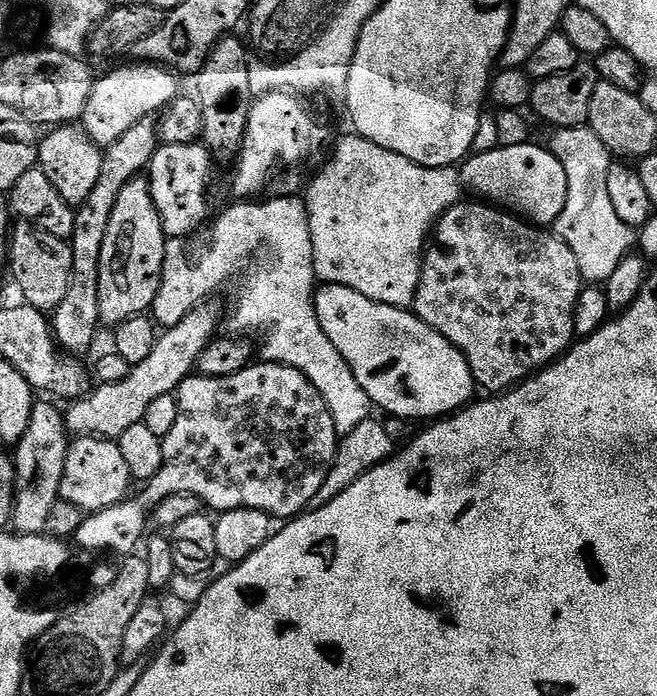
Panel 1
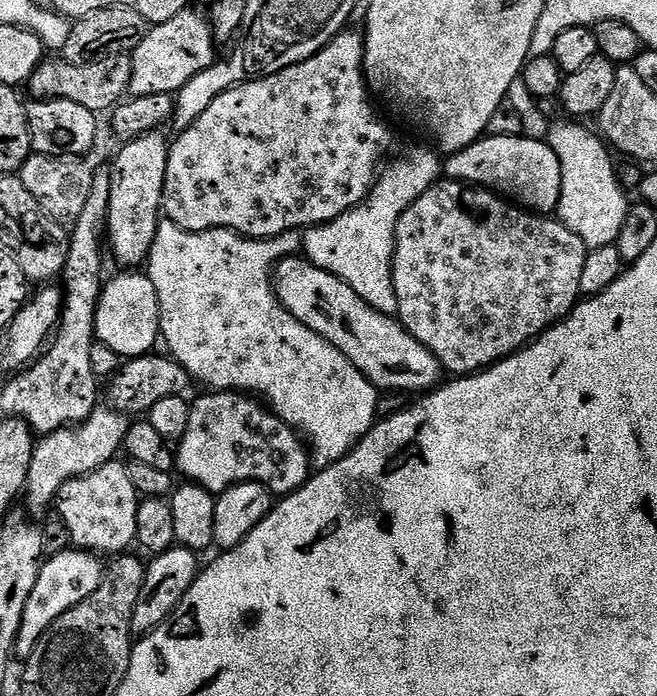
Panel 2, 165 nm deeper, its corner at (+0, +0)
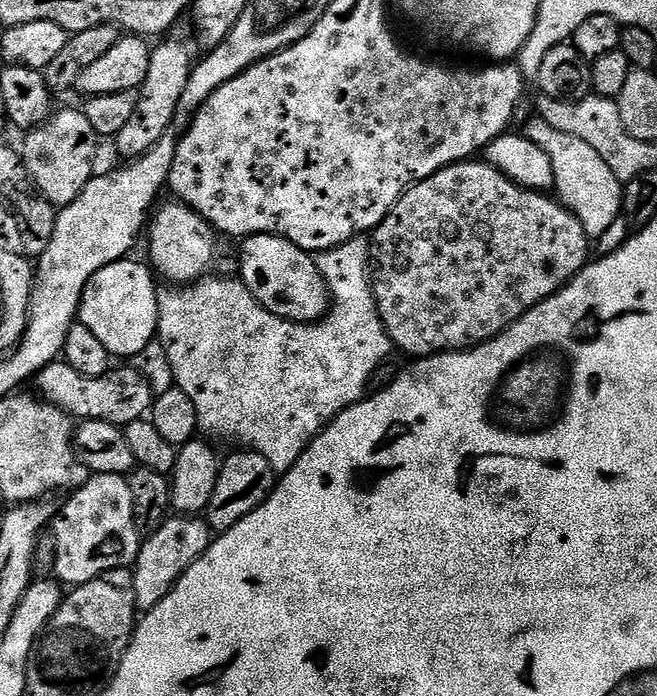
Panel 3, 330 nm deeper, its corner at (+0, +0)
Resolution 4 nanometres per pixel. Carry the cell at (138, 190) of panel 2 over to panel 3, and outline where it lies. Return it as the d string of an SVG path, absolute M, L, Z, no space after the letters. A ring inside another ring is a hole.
M168 40L152 48L150 70L138 89L134 114L130 114L130 122L126 122L126 126L122 126L122 130L114 137L114 144L125 156L125 161L131 162L146 155L163 136L169 135L171 128L168 127L172 120L177 119L176 107L180 104L182 90L186 90L186 82L198 60L197 49L193 48L184 40Z

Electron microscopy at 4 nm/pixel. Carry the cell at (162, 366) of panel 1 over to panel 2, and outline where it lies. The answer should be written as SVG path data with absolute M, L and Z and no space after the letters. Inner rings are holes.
M97 406L80 424L41 435L35 441L36 449L30 458L30 474L22 493L23 503L28 503L27 515L32 518L43 517L62 486L66 486L66 482L70 482L73 476L85 476L113 463L119 457L116 455L121 455L129 423L129 417L123 412Z

